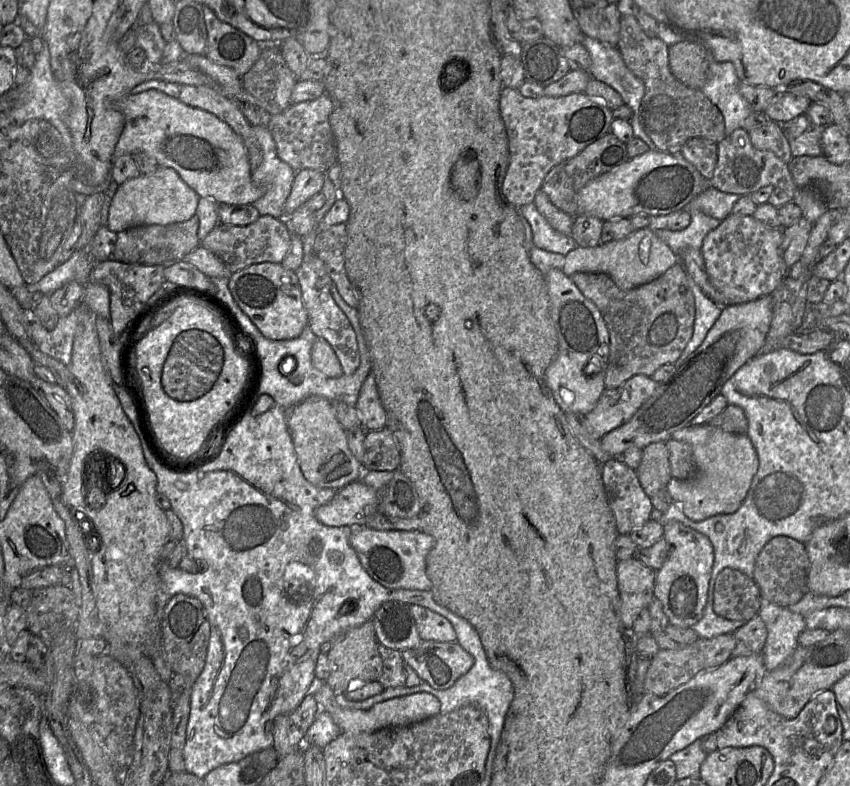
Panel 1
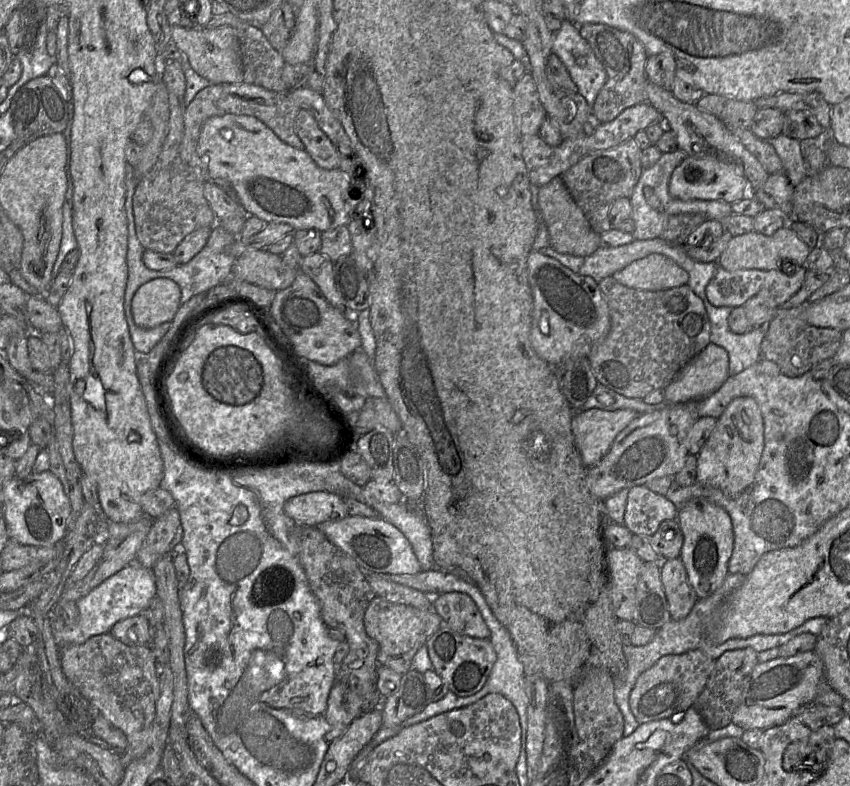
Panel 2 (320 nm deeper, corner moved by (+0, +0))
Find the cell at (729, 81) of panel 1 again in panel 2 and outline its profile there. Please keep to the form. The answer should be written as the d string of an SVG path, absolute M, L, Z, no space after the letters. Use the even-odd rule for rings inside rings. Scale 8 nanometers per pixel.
M780 134L771 139L765 139L774 147L781 159L784 174L793 186L799 184L806 176L813 174L807 169L807 163L801 152L801 141Z

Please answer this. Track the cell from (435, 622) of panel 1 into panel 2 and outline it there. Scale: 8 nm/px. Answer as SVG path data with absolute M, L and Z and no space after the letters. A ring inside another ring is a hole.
M448 592L439 595L432 595L432 608L441 617L443 626L479 639L489 639L490 630L487 627L477 605L473 599L462 592Z

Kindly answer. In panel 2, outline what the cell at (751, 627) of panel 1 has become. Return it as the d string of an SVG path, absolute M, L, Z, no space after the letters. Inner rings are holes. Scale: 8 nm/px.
M751 647L725 651L716 661L707 683L693 705L710 731L726 727L741 702L745 679L758 664L758 652Z

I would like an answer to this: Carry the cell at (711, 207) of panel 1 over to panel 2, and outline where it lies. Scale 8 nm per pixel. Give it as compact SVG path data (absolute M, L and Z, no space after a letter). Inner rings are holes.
M681 149L674 152L662 153L659 160L650 168L642 170L642 174L634 187L630 197L632 213L635 223L634 240L651 240L659 238L672 215L694 213L703 214L708 219L726 221L733 213L731 204L724 200L681 200L669 193L669 181L674 169L689 155Z

